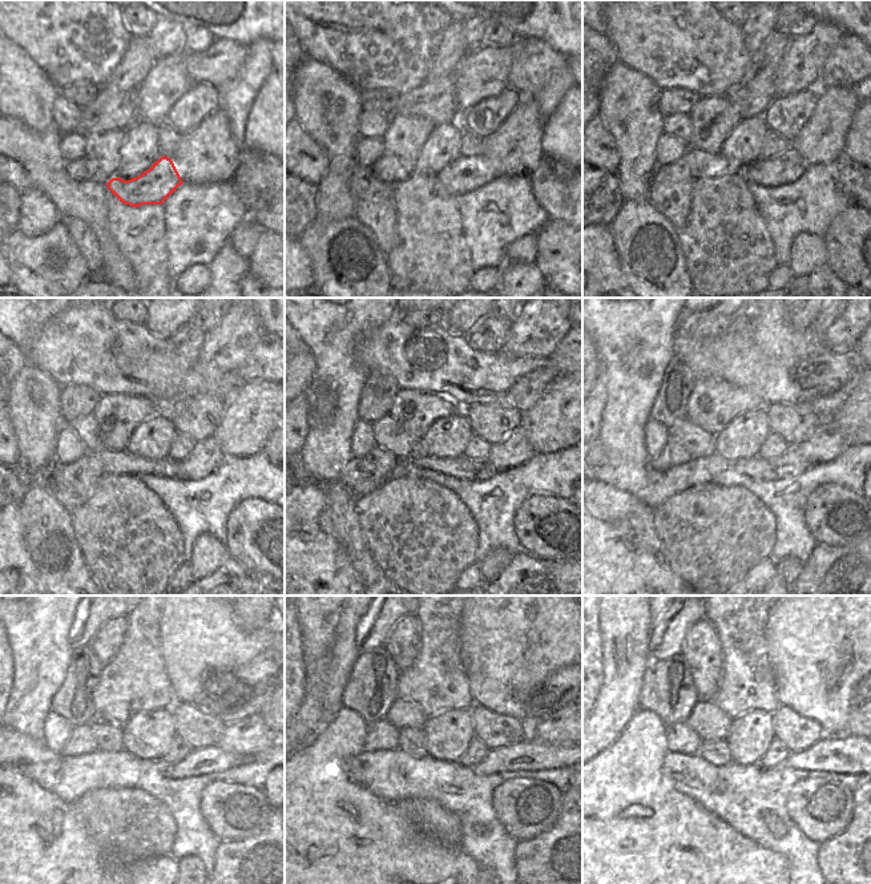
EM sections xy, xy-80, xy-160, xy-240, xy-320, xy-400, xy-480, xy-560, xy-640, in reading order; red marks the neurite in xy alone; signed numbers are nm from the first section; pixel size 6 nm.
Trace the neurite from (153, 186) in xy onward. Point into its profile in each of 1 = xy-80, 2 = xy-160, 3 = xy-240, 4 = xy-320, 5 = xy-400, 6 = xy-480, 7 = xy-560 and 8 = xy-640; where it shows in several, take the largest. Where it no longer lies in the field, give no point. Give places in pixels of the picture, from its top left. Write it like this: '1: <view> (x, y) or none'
1: xy-80 (464, 174)
2: xy-160 (786, 168)
3: xy-240 (205, 456)
4: xy-320 (515, 449)
5: xy-400 (826, 442)
6: xy-480 (248, 737)
7: xy-560 (555, 729)
8: xy-640 (853, 727)

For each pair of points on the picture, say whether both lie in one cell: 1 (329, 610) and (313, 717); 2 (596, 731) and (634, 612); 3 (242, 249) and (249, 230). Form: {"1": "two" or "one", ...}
{"1": "one", "2": "one", "3": "one"}

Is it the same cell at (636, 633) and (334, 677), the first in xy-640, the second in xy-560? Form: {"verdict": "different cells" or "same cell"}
{"verdict": "different cells"}

